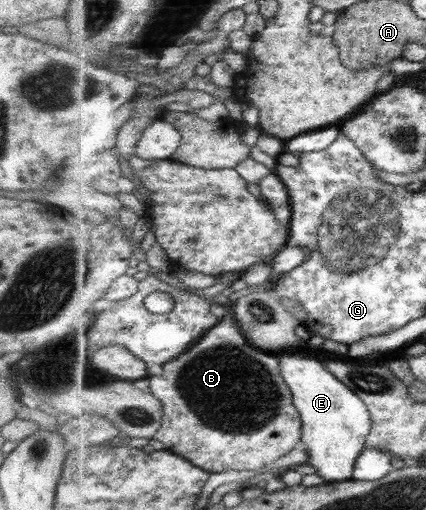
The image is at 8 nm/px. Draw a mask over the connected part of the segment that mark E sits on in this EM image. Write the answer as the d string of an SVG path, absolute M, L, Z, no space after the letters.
M286 350L275 352L280 360L280 371L291 389L295 407L303 420L302 442L306 444L307 463L316 468L316 474L326 483L342 482L352 479L356 462L366 448L367 436L371 434L373 425L371 412L367 405L334 373L330 372L318 358L292 354Z

